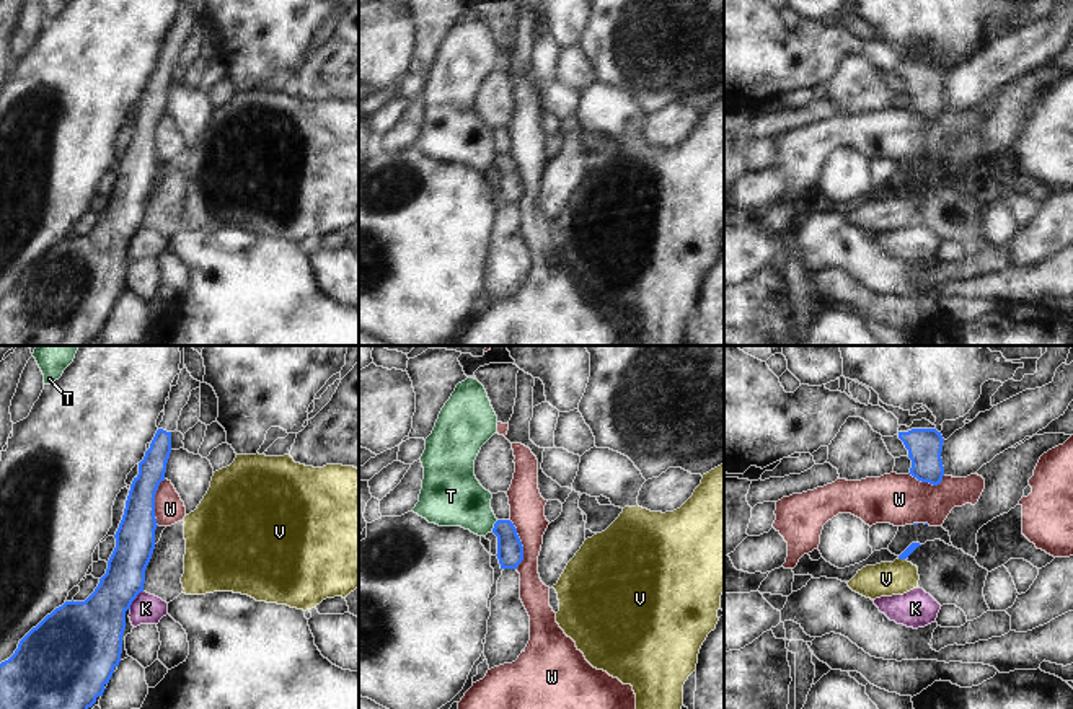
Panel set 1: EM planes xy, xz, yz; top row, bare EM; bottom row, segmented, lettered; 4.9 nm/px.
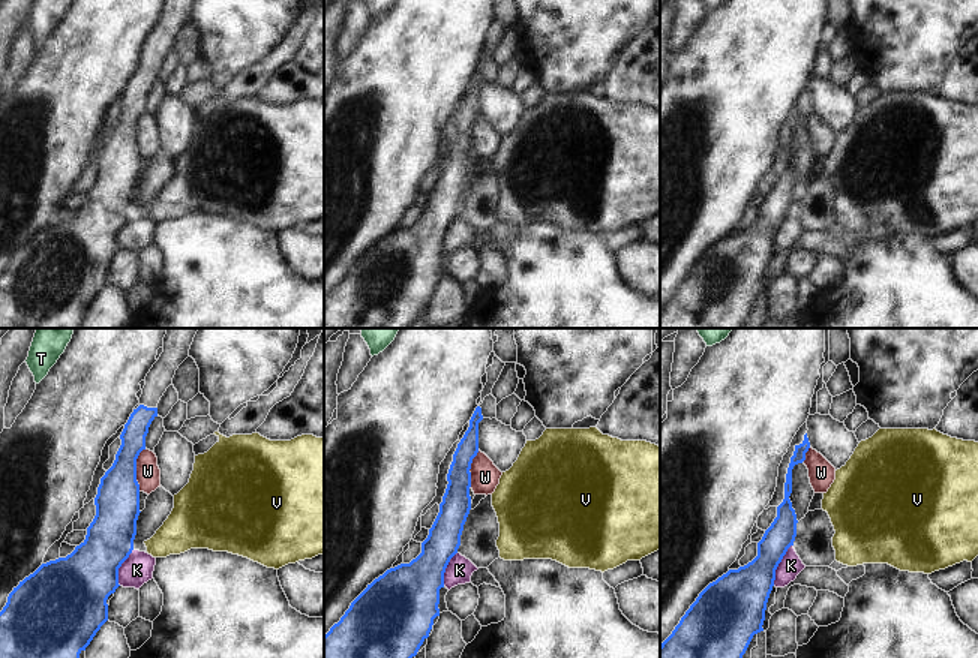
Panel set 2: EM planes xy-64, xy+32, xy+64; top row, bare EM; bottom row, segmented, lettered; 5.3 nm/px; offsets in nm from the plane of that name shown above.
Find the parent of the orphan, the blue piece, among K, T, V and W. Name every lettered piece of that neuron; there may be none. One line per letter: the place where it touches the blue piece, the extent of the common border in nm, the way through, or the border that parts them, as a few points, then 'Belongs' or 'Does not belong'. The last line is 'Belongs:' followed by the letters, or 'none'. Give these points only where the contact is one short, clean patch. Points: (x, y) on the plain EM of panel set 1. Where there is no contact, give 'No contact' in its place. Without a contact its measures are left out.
K: Touches blue at xy (134, 233). Shared border 120 nm. Boundary: xy (142, 225), (129, 243). Does not belong
T: Touches blue at xz (494, 160). Shared border 70 nm. Boundary: xz (498, 155), (491, 165). Does not belong
V: Touches blue at yz (902, 193). Shared border 60 nm. Boundary: yz (897, 193), (907, 196). Does not belong
W: Touches blue at xz (521, 178). Shared border 260 nm. Boundary: xz (509, 154), (522, 181), (522, 196), (517, 202). Does not belong
Belongs: none.

